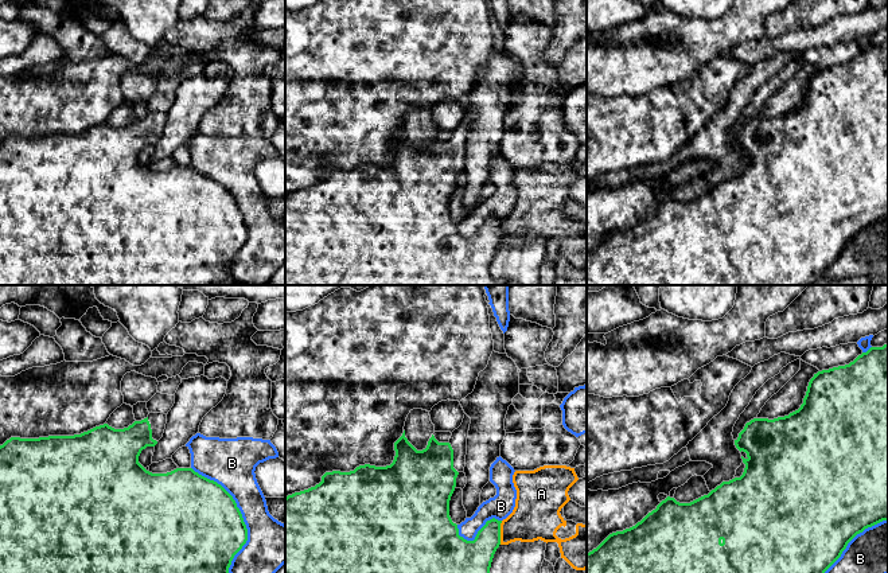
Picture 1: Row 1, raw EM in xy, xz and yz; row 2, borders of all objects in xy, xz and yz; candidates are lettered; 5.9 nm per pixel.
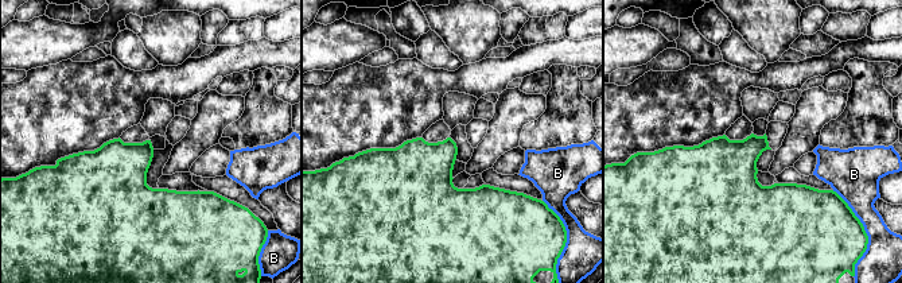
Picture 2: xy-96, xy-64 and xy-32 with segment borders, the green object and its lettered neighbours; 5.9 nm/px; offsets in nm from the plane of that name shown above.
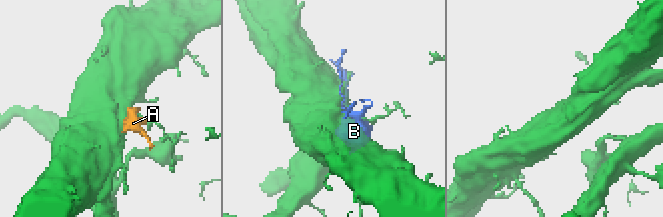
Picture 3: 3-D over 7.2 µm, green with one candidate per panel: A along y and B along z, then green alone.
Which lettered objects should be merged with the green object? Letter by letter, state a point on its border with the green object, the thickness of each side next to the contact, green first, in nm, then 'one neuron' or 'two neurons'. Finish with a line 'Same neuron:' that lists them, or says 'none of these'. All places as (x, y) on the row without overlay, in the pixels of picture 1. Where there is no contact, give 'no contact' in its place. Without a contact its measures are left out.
A: contact xz (499, 232); calibres 260 and 280 nm; two neurons
B: contact xy (241, 214); calibres 500 and 280 nm; two neurons
Same neuron: none of these

